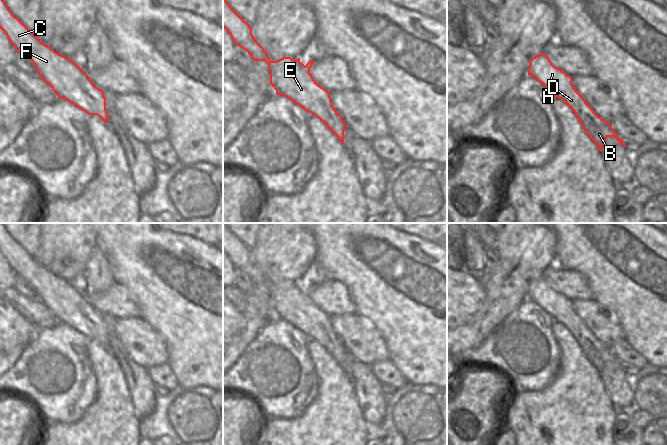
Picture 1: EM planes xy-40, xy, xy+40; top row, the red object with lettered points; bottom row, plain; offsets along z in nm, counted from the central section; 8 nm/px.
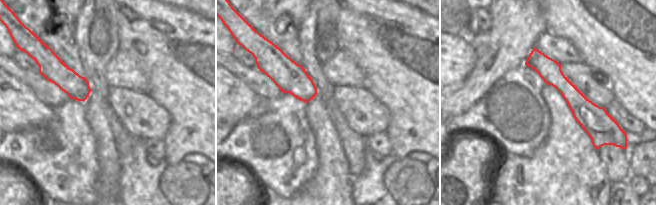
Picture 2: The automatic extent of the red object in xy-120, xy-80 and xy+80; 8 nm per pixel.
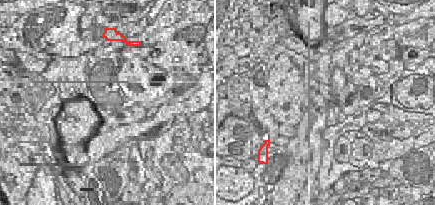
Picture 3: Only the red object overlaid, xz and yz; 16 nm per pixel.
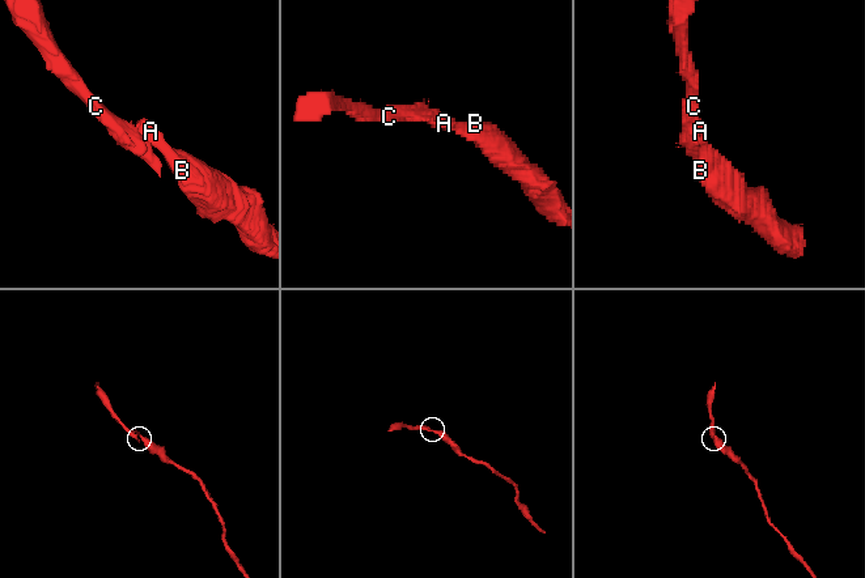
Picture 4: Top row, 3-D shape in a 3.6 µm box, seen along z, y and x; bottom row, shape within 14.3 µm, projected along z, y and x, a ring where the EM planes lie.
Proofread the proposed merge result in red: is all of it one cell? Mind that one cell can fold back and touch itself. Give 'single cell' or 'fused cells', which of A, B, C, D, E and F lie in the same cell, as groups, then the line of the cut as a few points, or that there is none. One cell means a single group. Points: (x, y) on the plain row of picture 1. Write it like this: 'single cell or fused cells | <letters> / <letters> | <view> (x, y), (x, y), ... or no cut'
single cell | A B C D E F | no cut

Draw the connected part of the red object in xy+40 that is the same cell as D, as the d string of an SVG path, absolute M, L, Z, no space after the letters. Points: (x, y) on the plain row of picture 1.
M541 277L530 284L528 299L539 305L574 336L584 356L598 370L600 376L607 361L615 361L621 369L626 370L610 347L599 341L574 312L572 301L555 291L547 279Z

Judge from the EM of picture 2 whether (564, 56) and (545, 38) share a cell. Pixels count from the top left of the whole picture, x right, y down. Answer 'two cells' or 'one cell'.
one cell

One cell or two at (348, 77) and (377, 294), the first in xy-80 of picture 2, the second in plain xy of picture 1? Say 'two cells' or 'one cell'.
two cells

